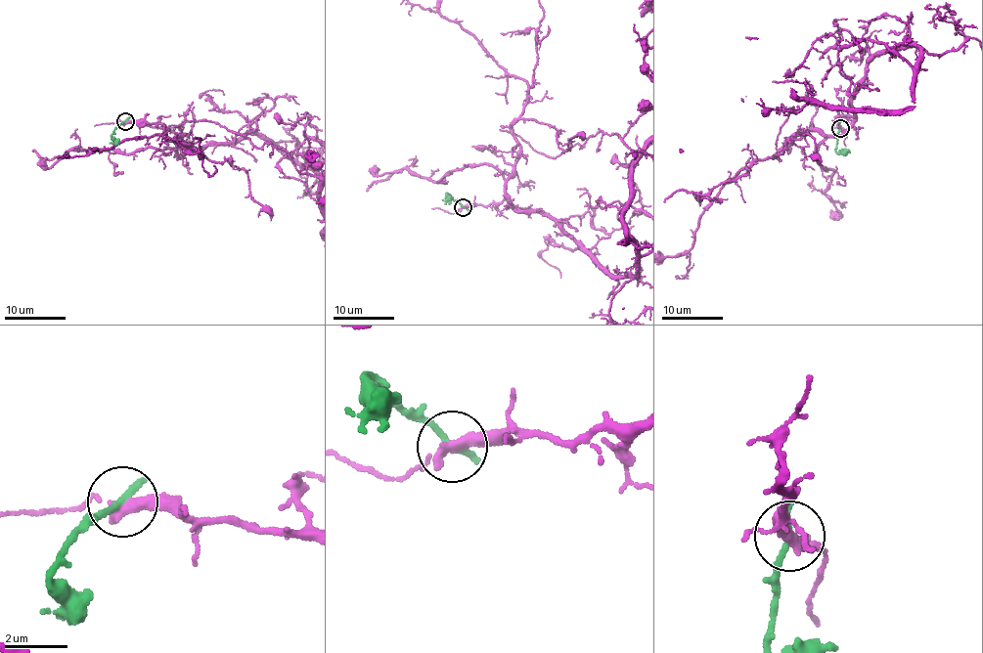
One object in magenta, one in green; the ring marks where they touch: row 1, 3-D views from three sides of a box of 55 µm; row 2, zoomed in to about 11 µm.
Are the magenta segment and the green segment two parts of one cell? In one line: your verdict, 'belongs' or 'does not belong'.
does not belong

